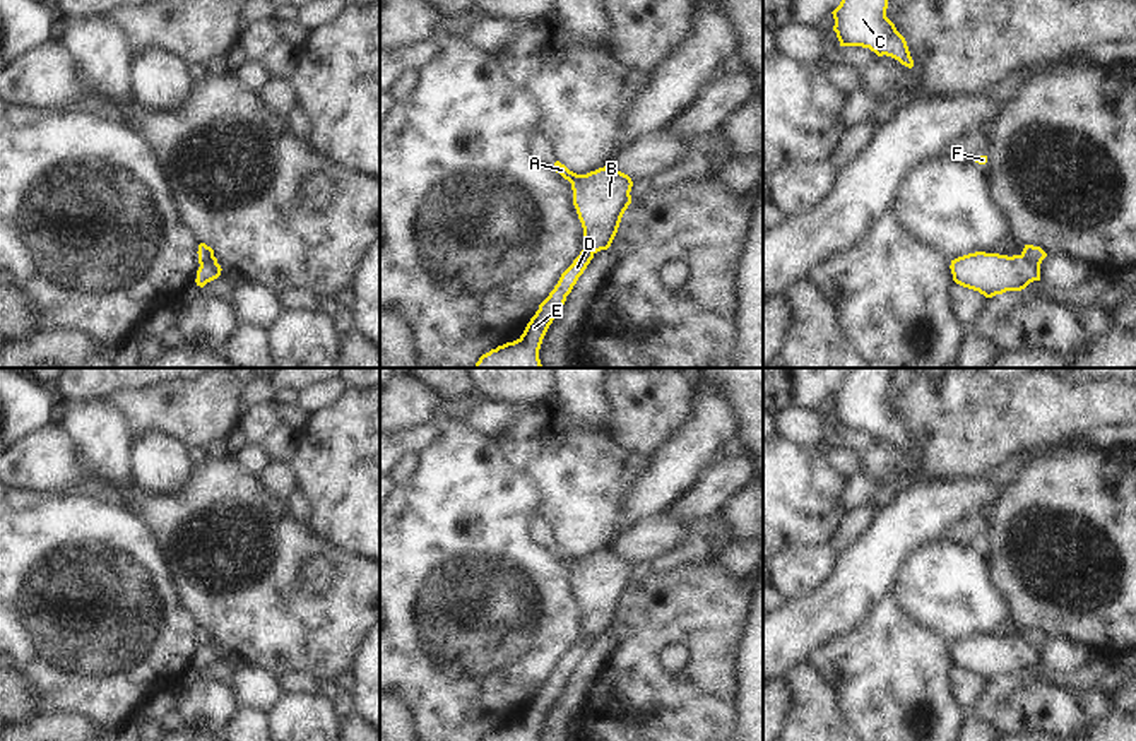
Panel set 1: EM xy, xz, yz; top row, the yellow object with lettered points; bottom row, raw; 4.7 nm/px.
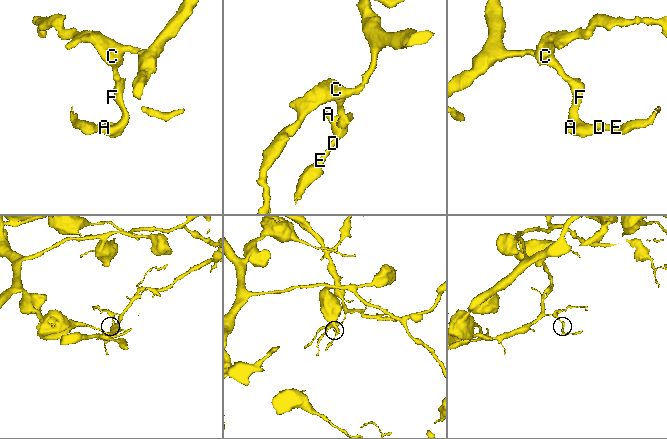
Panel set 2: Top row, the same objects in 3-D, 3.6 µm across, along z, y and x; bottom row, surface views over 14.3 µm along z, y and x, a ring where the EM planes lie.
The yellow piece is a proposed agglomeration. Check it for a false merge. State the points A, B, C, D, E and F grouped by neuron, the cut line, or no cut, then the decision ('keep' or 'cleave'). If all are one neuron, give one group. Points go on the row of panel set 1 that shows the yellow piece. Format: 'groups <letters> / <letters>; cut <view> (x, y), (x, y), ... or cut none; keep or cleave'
groups A B C F / D E; cut yz (1020, 255), (1039, 267); cleave

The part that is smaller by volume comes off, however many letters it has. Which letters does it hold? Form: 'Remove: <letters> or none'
Remove: D, E

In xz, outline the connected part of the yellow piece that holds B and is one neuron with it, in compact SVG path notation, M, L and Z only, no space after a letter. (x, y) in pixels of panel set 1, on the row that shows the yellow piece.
M559 161L554 163L554 171L571 183L573 205L583 228L583 250L607 250L631 204L631 178L614 166L577 175Z

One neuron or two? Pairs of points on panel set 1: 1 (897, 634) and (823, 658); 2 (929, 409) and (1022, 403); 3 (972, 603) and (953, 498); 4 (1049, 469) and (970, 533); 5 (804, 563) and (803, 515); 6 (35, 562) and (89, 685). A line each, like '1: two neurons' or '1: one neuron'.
1: one neuron
2: one neuron
3: two neurons
4: two neurons
5: two neurons
6: one neuron

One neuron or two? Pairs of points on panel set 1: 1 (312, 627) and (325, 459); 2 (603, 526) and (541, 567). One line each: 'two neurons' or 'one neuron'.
1: two neurons
2: two neurons

